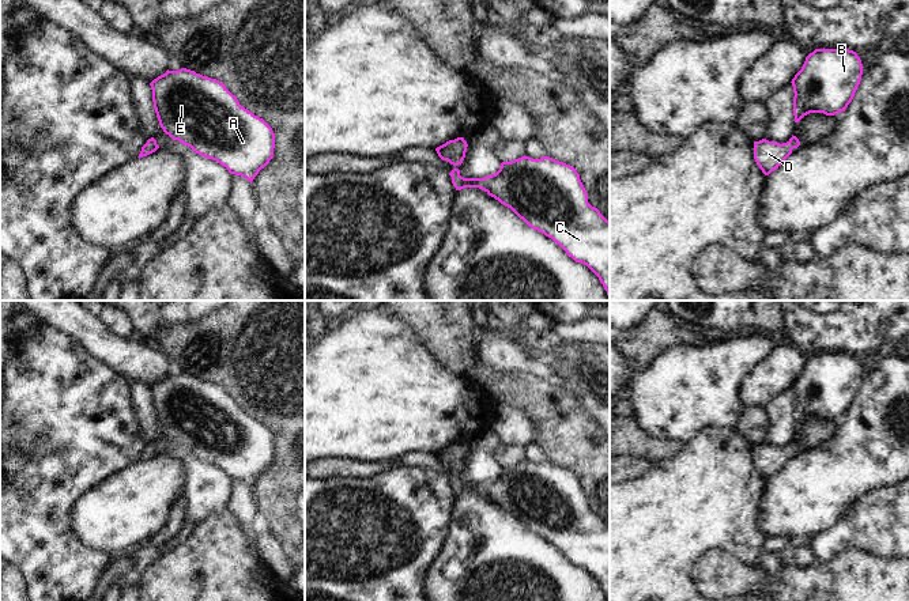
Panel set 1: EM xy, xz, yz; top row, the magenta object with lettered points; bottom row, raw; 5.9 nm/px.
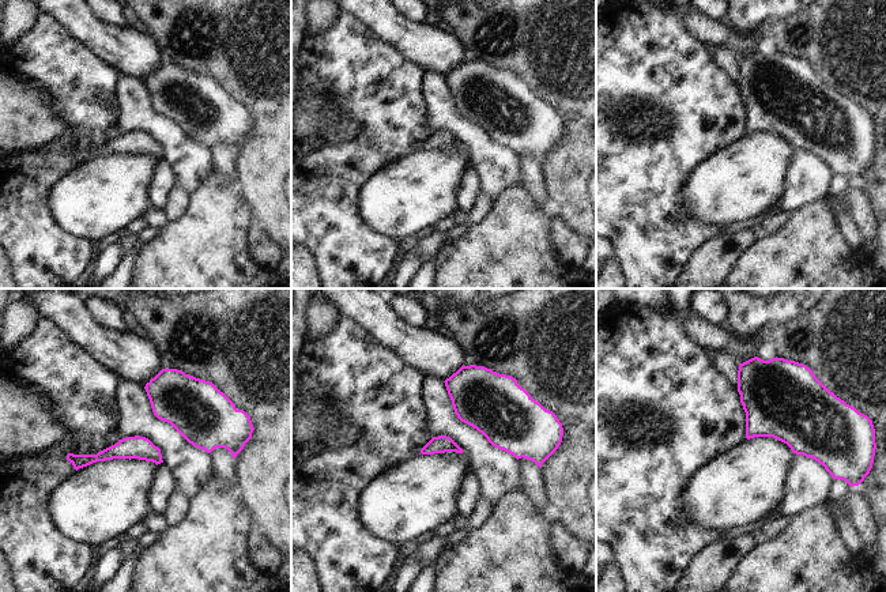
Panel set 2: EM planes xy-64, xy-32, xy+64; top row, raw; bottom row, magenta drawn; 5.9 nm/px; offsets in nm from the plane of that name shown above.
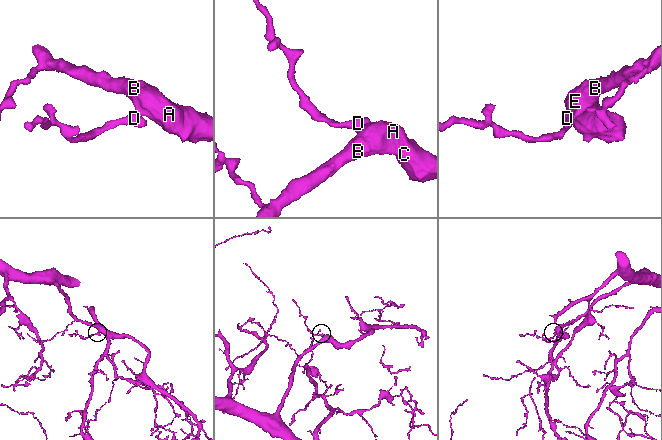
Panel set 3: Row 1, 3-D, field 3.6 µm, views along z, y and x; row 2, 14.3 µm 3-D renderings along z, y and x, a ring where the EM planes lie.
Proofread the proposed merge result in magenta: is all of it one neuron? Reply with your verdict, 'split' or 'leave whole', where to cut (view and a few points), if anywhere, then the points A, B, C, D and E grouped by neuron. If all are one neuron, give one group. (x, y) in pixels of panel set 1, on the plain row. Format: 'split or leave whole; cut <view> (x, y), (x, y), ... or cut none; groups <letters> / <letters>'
leave whole; cut none; groups A B C D E

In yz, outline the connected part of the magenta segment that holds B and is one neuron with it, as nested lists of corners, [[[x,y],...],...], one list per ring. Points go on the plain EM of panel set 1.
[[[815,354],[792,383],[793,420],[799,427],[810,417],[834,420],[852,407],[863,379],[863,368],[849,354]]]

